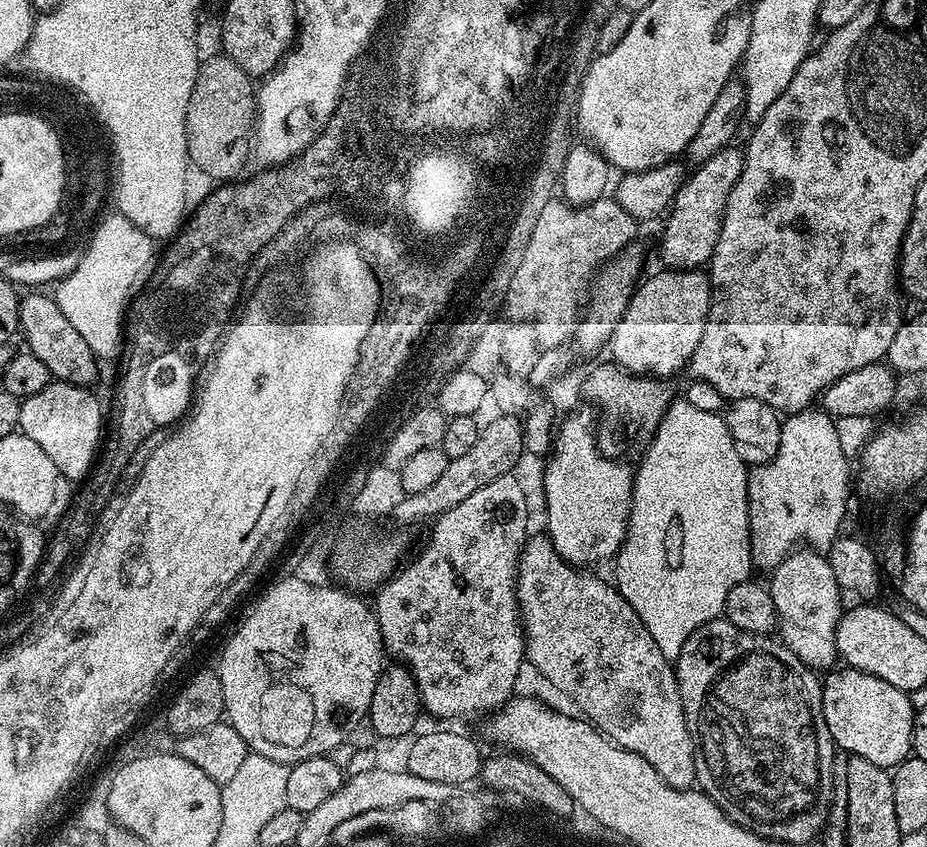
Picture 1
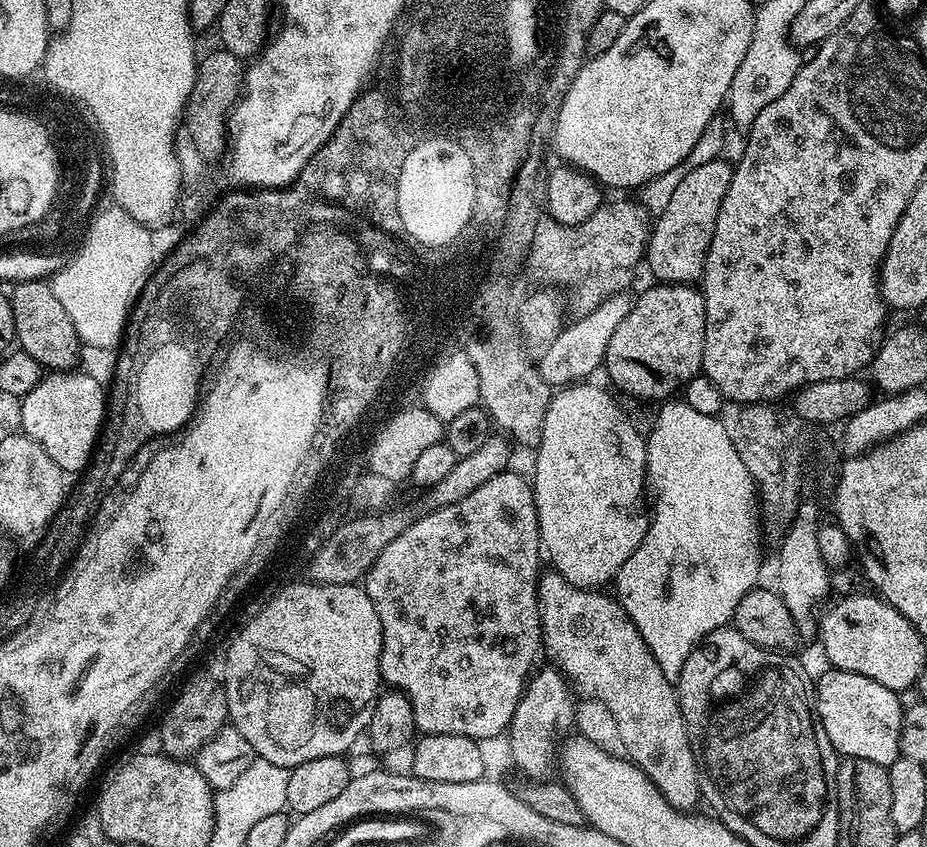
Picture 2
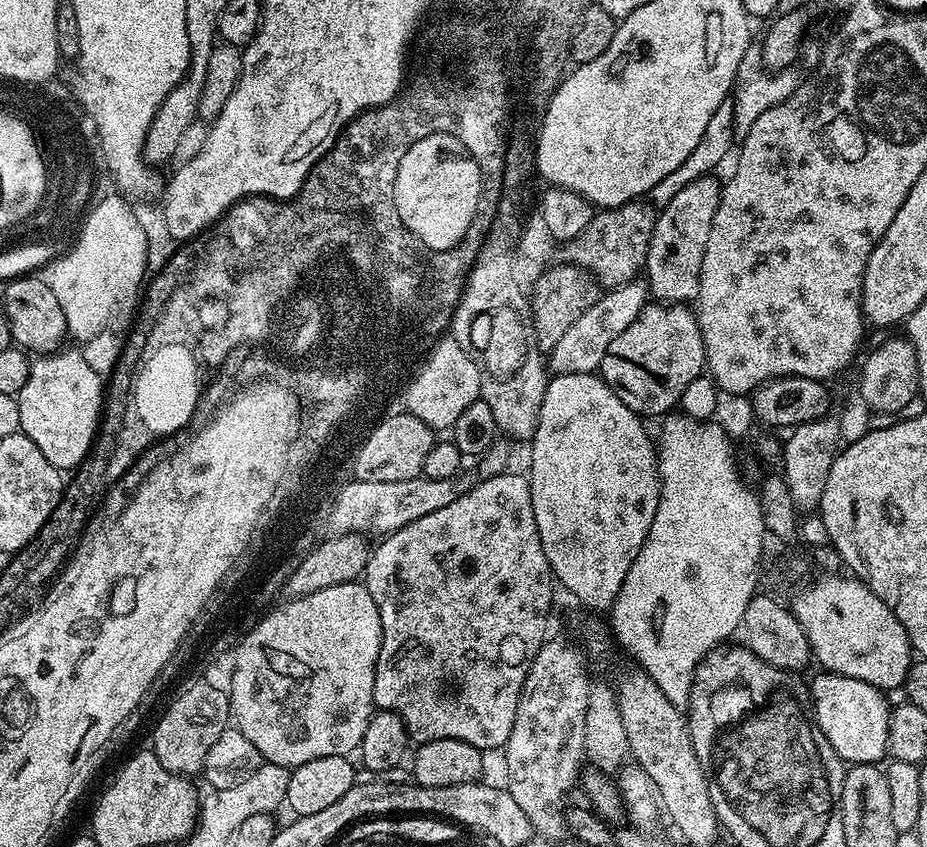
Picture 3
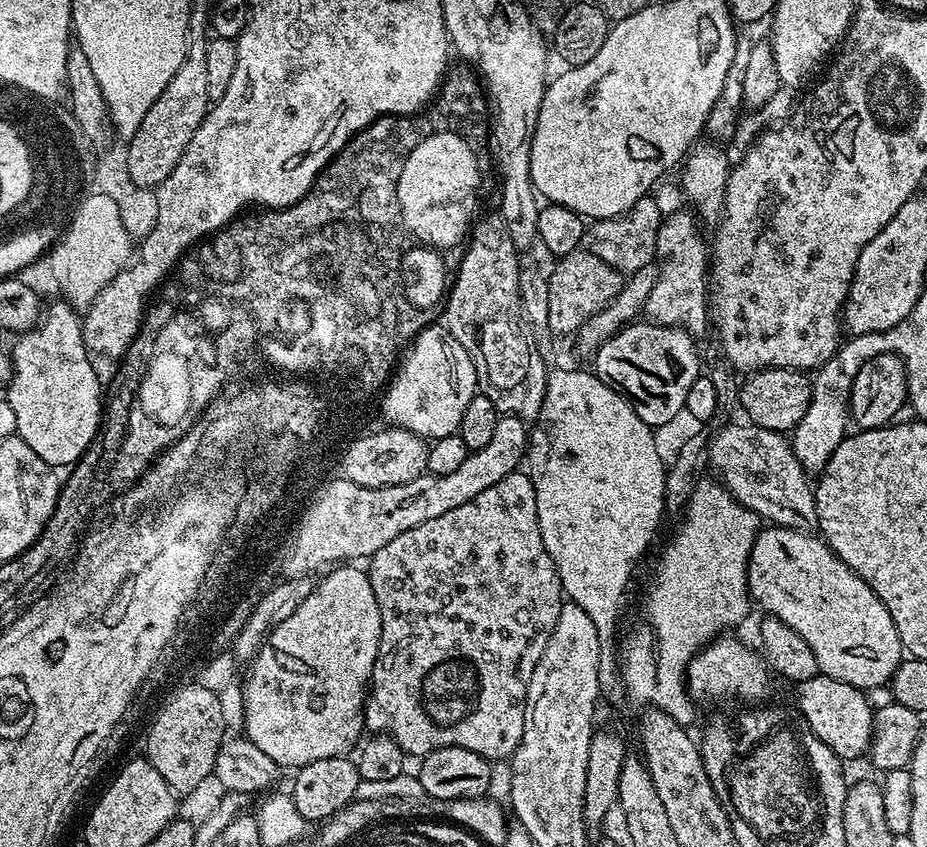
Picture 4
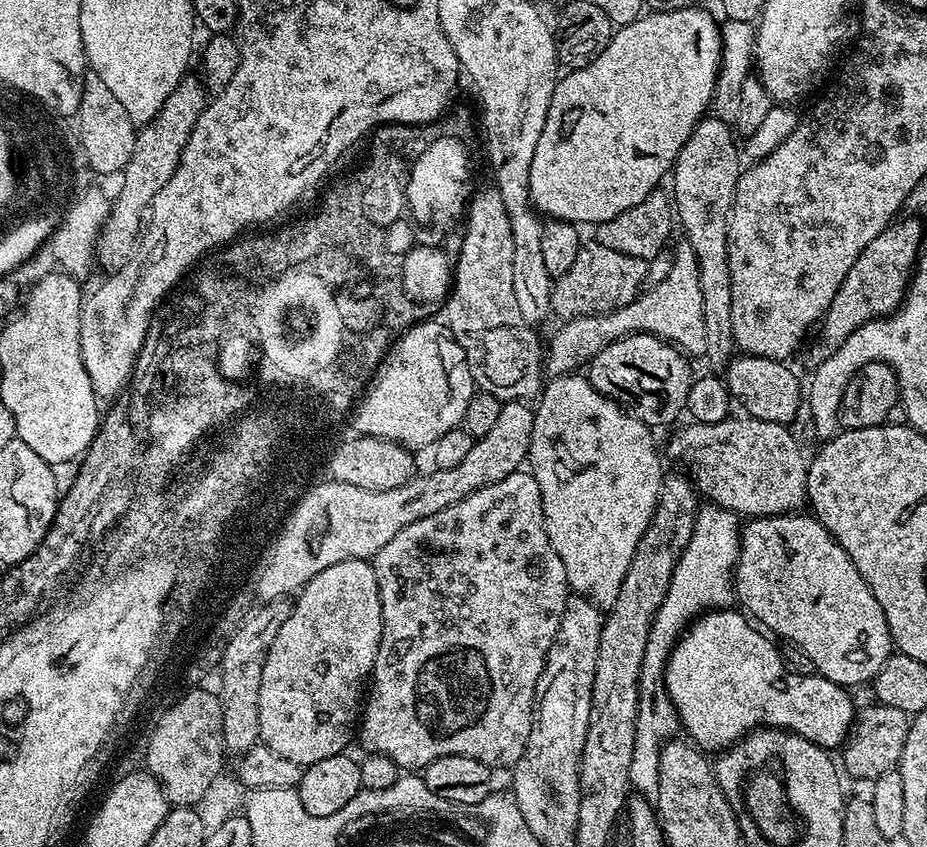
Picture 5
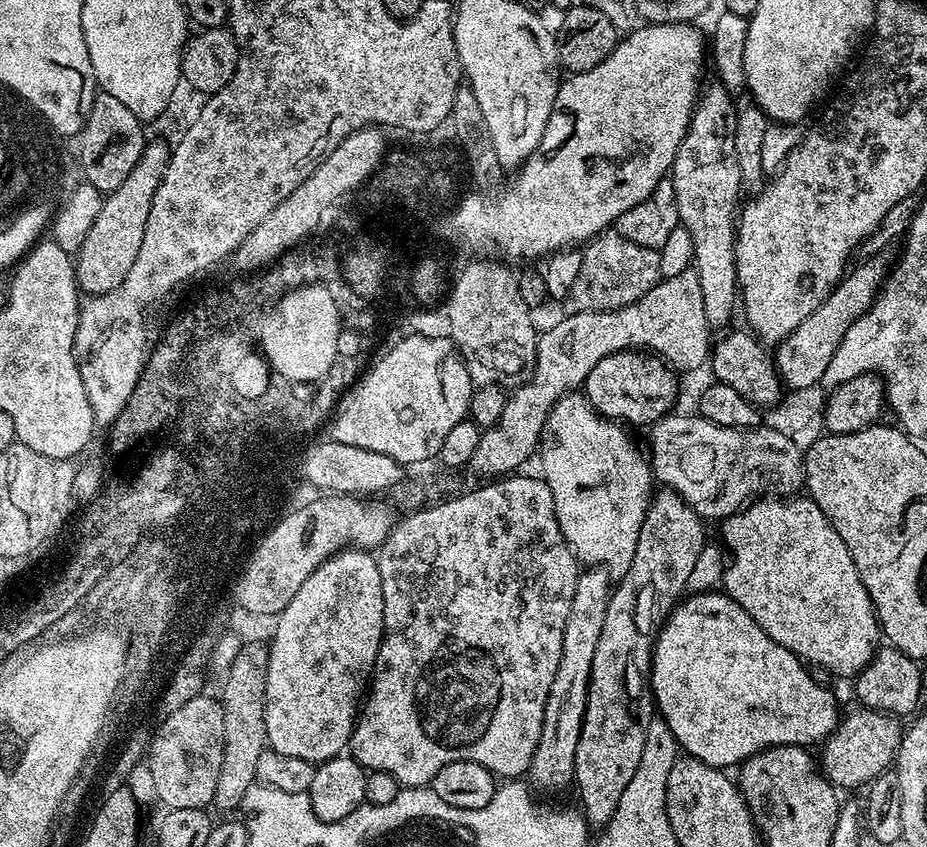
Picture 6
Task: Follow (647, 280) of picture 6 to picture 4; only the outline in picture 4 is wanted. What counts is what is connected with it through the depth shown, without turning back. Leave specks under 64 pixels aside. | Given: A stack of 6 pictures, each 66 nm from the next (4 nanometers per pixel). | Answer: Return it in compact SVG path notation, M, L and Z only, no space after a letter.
M577 250L555 261L552 273L547 273L548 324L556 336L573 335L579 327L598 313L622 290L625 277L614 266L602 262L592 252Z

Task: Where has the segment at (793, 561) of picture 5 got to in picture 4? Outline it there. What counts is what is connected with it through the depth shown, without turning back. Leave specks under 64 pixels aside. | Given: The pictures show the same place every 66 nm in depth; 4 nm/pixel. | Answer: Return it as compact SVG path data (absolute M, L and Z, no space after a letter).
M779 526L761 527L760 532L756 536L754 546L750 550L750 558L748 559L748 594L753 605L760 604L761 613L780 619L786 626L792 627L800 634L806 640L806 645L810 646L814 652L819 671L838 682L846 682L850 686L865 690L880 688L883 684L885 687L891 681L892 675L898 670L901 660L905 659L906 653L902 642L898 638L898 630L894 626L894 618L890 618L890 610L886 610L886 606L882 606L878 594L874 594L871 586L857 572L850 570L850 566L846 566L846 562L839 560L819 535L797 532L795 528L782 528Z

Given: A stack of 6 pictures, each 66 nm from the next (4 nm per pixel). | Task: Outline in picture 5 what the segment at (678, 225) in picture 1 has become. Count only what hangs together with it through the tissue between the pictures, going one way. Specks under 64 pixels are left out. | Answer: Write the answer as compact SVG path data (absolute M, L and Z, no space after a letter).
M680 242L676 252L671 253L671 258L672 265L666 273L666 278L662 278L661 284L641 291L628 305L604 315L576 317L563 321L559 325L561 328L553 334L552 341L546 344L547 371L553 377L575 373L592 361L603 348L636 332L645 332L667 340L689 357L703 357L706 350L706 331L698 262L694 250L686 242Z

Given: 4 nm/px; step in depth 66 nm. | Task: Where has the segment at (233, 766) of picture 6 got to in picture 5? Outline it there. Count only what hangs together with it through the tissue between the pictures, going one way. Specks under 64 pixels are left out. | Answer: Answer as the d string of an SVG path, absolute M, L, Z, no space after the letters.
M285 598L272 600L270 608L257 612L247 618L243 627L228 648L228 660L225 661L224 697L225 726L222 727L224 735L224 750L229 757L239 758L246 750L256 745L260 738L258 730L258 686L262 678L262 666L266 662L268 647L278 638L278 630L282 630L282 622L290 618L293 601Z

